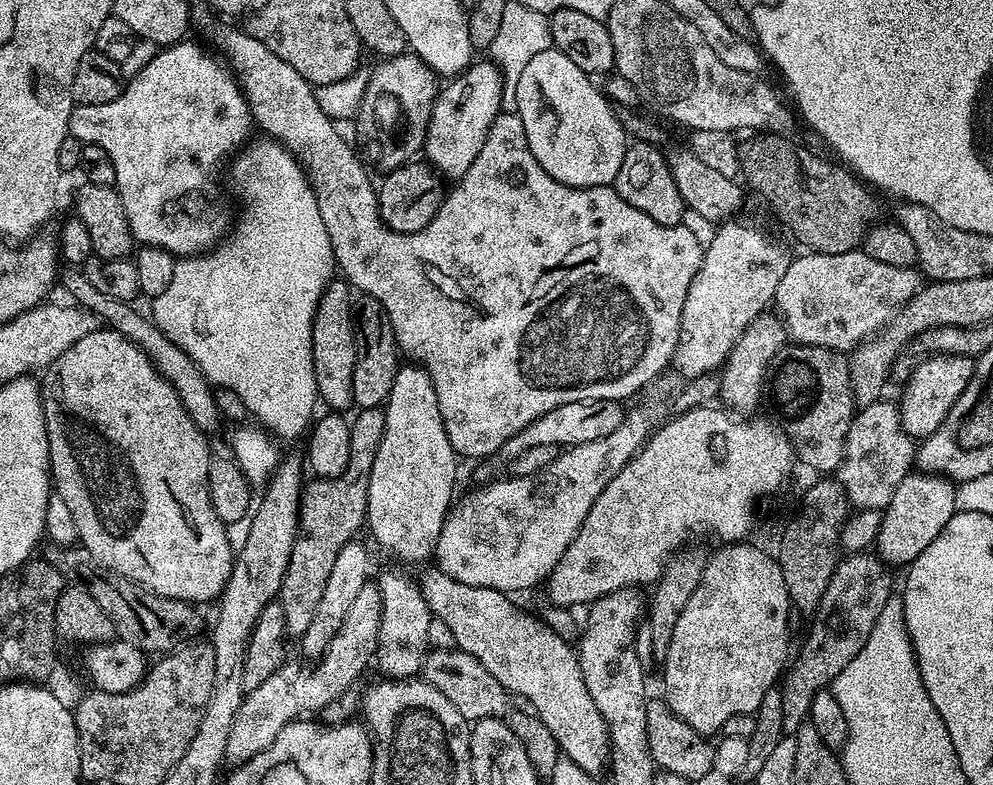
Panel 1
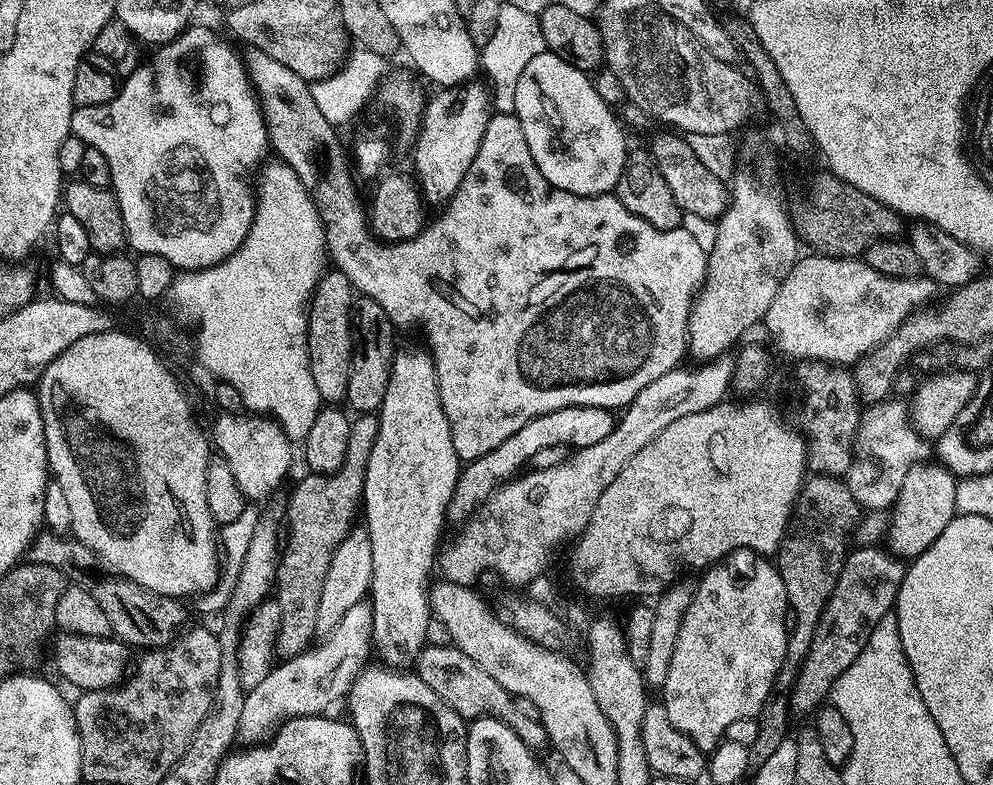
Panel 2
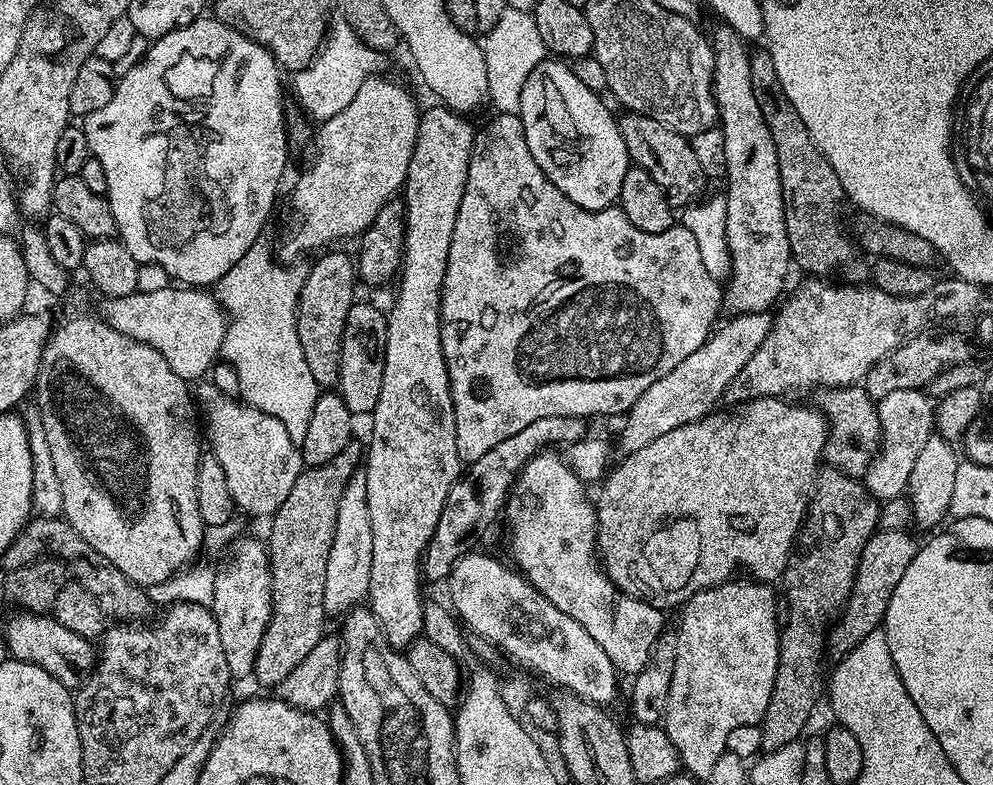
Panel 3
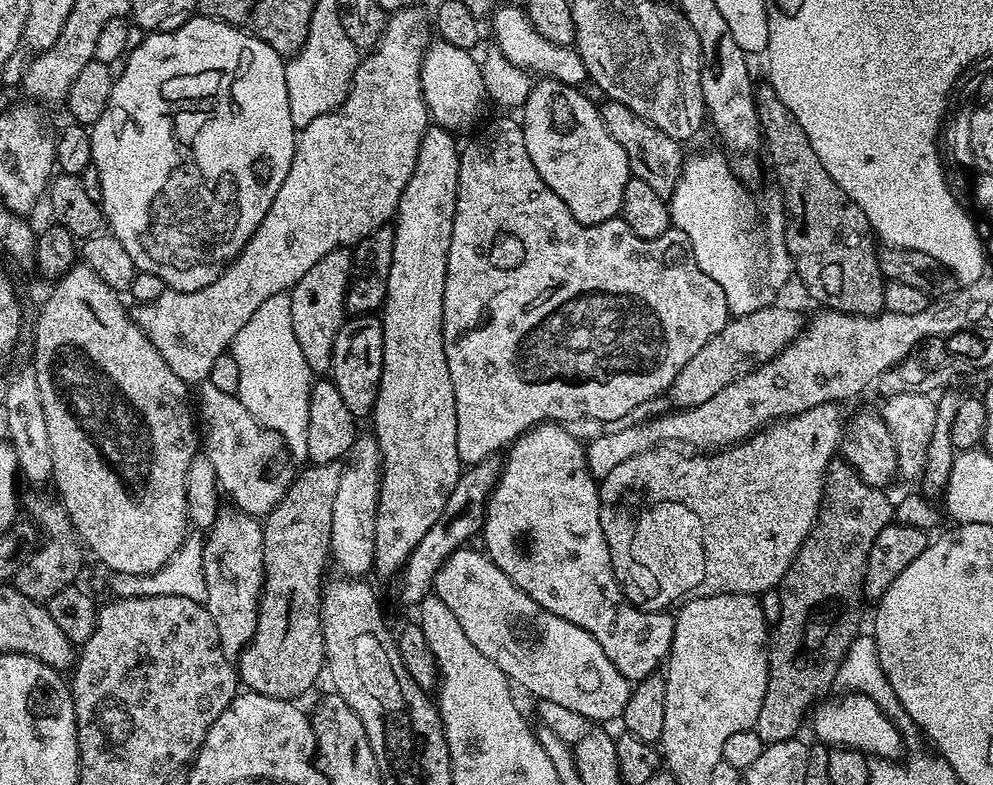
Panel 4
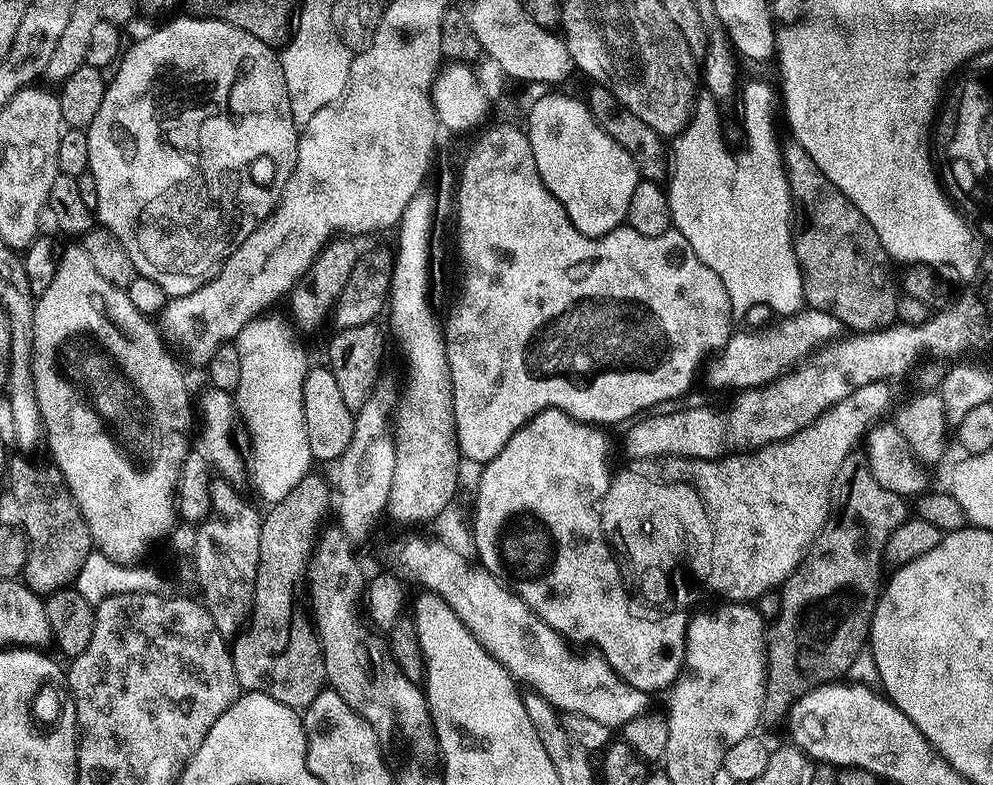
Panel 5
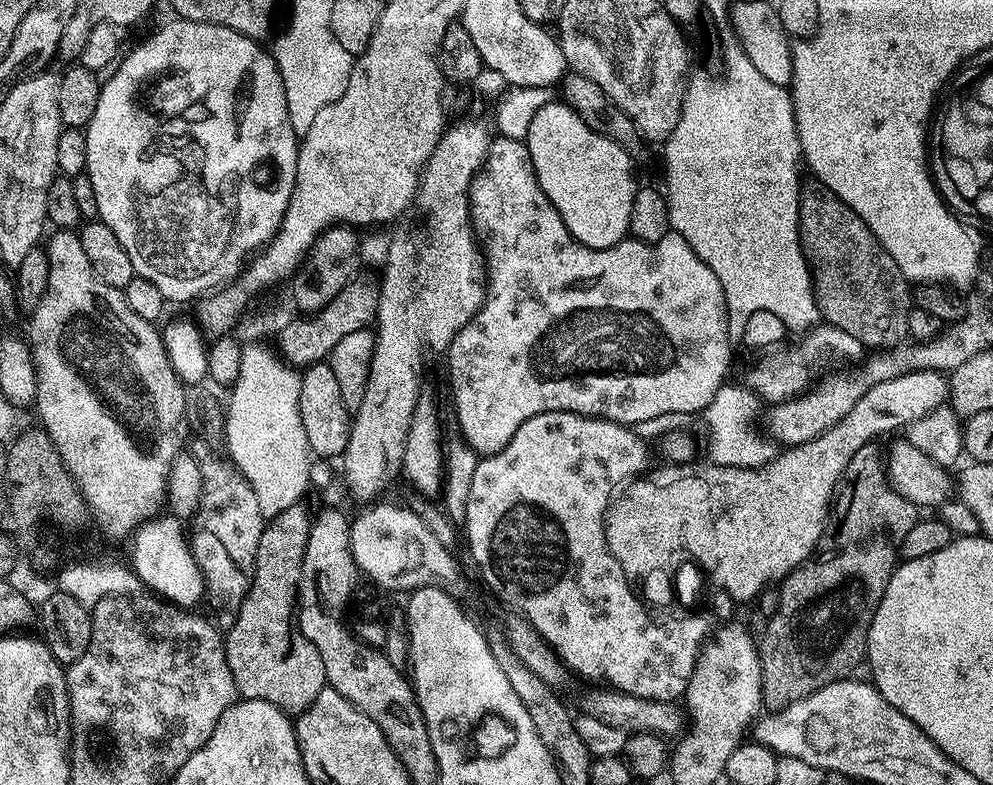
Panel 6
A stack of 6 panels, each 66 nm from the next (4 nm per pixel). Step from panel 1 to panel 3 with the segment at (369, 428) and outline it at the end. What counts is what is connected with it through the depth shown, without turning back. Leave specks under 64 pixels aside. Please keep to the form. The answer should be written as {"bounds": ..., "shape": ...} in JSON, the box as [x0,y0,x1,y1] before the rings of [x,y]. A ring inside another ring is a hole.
{"bounds":[254,444,362,686],"shape":[[[348,444],[342,454],[334,454],[330,462],[319,468],[305,467],[286,500],[270,516],[272,529],[266,535],[266,547],[272,575],[272,617],[266,634],[262,634],[254,670],[255,679],[262,684],[278,686],[326,635],[326,562],[334,542],[342,490],[346,490],[346,482],[362,464],[362,448],[358,444]]]}

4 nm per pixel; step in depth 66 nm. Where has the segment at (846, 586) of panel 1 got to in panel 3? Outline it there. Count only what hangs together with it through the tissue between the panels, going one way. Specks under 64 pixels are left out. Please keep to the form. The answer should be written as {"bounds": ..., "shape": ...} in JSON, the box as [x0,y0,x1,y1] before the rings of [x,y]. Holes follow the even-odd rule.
{"bounds":[826,529,918,658],"shape":[[[879,529],[866,542],[862,558],[856,567],[854,586],[850,590],[848,601],[826,636],[826,652],[829,657],[839,658],[850,654],[850,650],[854,650],[854,646],[858,646],[858,642],[862,642],[866,634],[877,631],[883,625],[890,598],[894,598],[894,590],[898,590],[898,582],[902,582],[906,566],[914,562],[918,540],[910,533],[908,530]]]}

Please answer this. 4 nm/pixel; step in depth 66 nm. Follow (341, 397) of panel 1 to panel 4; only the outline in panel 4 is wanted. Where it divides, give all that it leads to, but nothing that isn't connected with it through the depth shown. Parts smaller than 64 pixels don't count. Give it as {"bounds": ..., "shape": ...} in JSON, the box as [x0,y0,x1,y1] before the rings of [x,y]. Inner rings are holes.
{"bounds":[290,248,352,374],"shape":[[[335,248],[326,258],[318,258],[300,281],[290,290],[290,322],[294,326],[294,338],[308,342],[313,336],[320,340],[325,336],[324,353],[321,356],[306,355],[306,366],[310,366],[313,374],[328,374],[332,371],[332,351],[334,338],[338,338],[338,330],[346,319],[346,294],[348,279],[352,277],[352,254],[348,248]]]}

